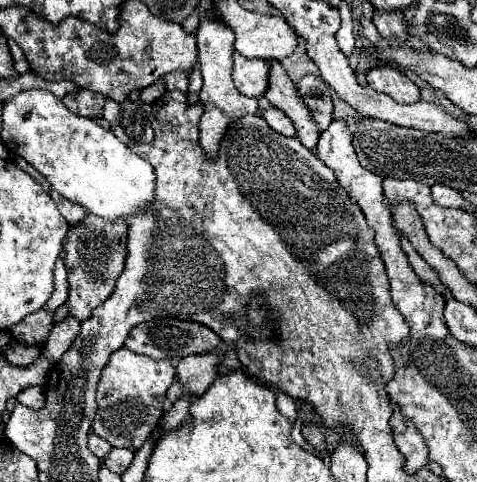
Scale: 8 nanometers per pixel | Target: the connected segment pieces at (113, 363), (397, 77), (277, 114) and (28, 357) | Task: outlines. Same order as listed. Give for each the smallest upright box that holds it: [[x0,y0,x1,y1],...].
[[93,347,175,451],[367,67,419,103],[263,107,295,137],[5,341,41,365]]

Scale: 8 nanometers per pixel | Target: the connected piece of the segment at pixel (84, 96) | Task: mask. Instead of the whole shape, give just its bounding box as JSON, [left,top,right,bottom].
[61,89,105,117]

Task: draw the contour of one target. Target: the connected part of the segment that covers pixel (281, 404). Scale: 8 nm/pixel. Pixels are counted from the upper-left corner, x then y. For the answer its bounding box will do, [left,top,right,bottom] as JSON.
[277,393,297,423]

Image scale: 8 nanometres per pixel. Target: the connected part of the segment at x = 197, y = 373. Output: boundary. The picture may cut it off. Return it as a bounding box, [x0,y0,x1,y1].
[177,353,219,397]

